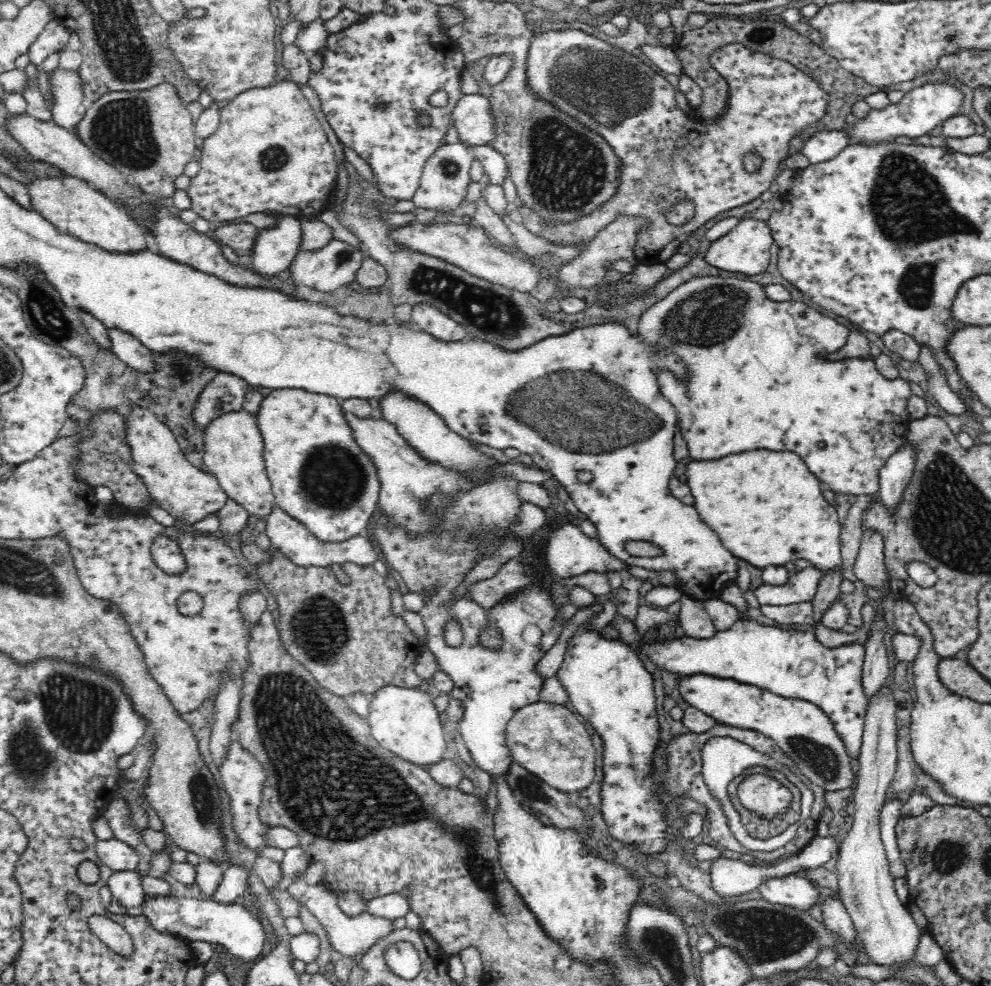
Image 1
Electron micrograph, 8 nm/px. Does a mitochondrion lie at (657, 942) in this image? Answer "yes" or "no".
yes

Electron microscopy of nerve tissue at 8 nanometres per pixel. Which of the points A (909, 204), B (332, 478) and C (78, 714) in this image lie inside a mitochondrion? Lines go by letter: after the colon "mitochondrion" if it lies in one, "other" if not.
A: mitochondrion
B: mitochondrion
C: mitochondrion

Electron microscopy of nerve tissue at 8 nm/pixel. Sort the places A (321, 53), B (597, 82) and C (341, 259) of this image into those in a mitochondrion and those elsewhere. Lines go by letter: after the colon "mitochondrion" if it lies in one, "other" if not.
A: other
B: mitochondrion
C: mitochondrion

